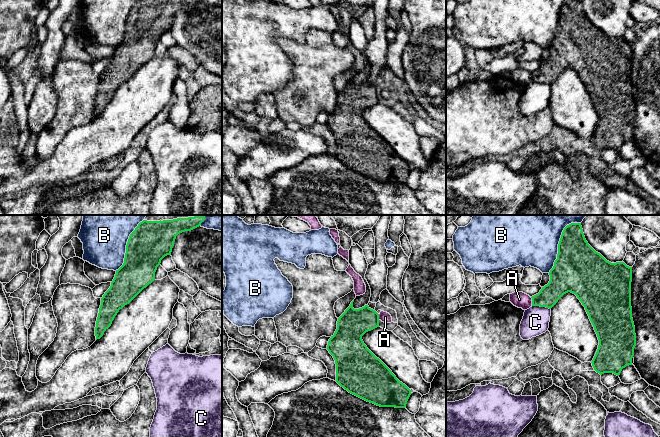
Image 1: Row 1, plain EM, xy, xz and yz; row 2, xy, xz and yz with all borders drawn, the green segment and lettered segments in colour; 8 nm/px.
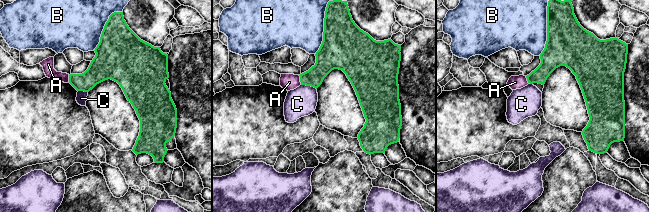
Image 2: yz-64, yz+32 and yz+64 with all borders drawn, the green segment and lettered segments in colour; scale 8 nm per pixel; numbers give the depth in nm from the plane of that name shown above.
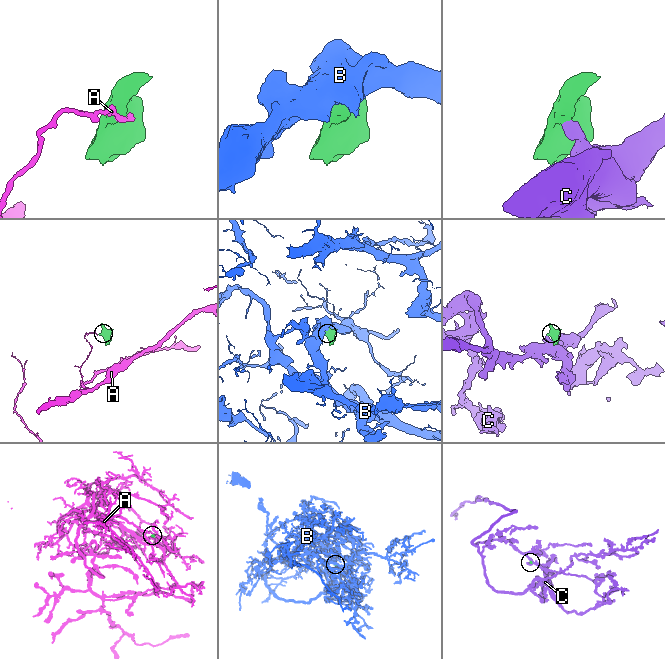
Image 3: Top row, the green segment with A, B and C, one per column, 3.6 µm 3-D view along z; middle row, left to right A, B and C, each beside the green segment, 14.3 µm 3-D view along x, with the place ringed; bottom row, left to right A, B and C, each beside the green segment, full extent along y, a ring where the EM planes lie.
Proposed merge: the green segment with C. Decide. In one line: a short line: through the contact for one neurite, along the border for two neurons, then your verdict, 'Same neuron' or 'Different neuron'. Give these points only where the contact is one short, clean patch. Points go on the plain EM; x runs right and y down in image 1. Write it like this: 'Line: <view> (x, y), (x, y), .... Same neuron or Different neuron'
Line: yz (532, 81), (550, 85). Different neuron

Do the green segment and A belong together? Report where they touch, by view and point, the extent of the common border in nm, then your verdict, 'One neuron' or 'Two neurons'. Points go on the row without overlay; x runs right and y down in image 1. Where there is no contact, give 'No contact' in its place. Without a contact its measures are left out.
Touches green at yz (532, 77). Shared border 70 nm. Two neurons

